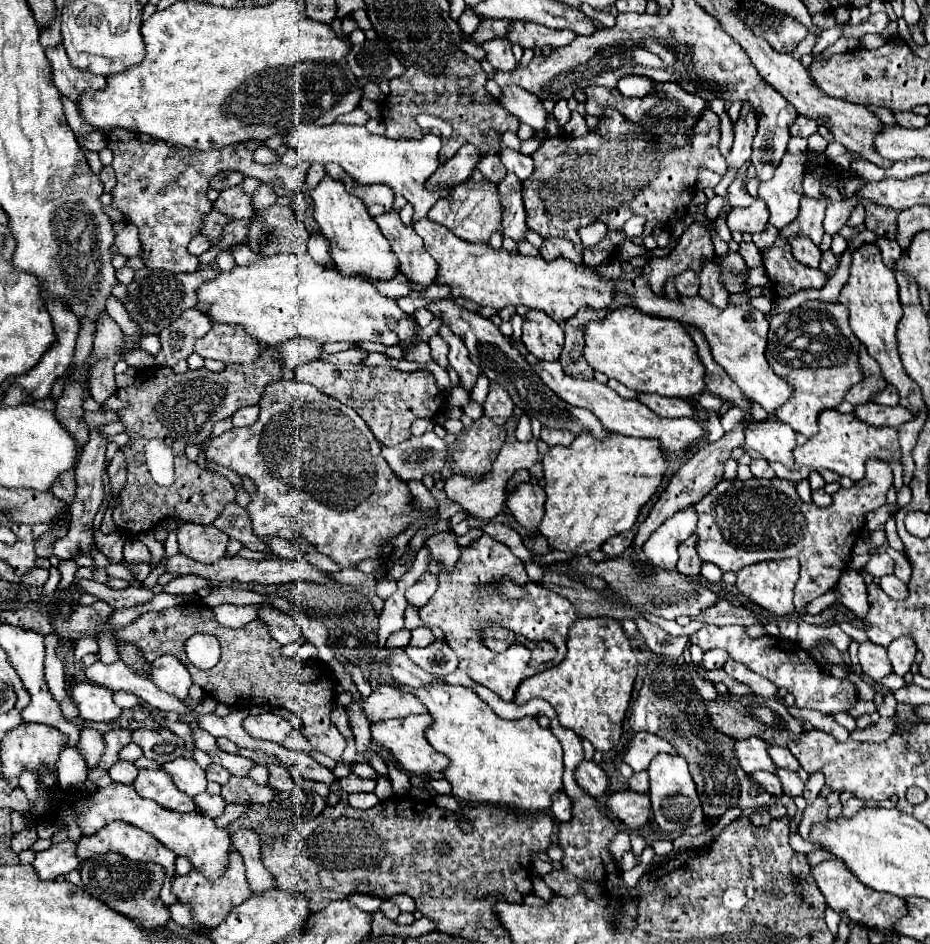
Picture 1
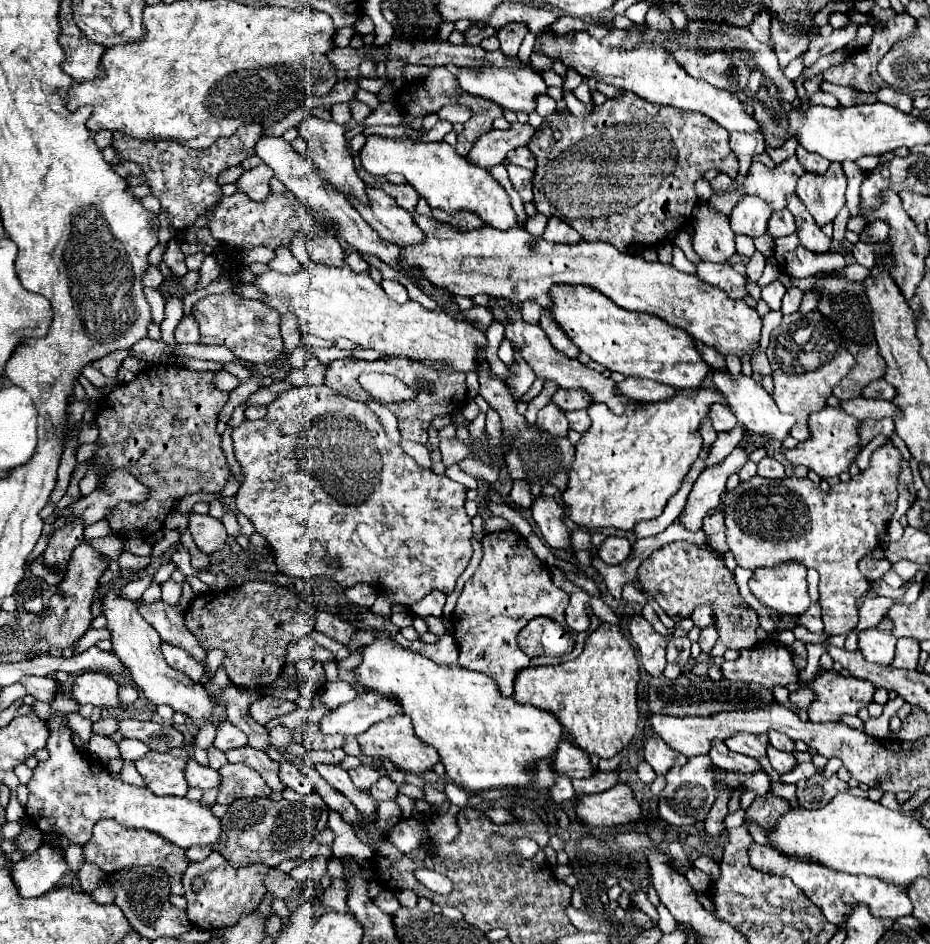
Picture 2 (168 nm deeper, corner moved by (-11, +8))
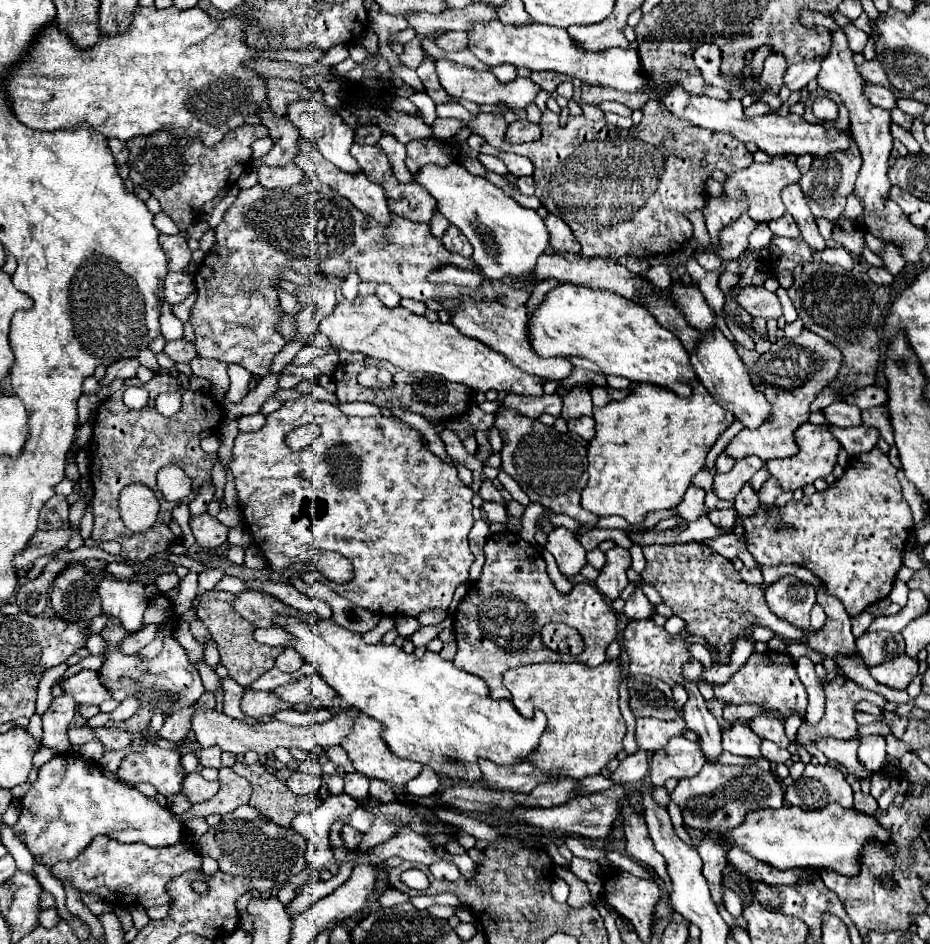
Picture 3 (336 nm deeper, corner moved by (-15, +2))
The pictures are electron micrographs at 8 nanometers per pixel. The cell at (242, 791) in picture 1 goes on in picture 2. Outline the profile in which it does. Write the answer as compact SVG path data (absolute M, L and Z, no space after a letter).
M228 764L228 766L222 766L218 772L222 778L222 788L218 794L220 804L232 804L238 798L272 794L272 790L260 778L260 774L248 768L246 764Z

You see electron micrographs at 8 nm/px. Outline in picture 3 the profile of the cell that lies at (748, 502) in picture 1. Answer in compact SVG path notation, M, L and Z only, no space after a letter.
M874 446L870 452L850 458L842 478L824 492L814 492L810 498L802 498L800 502L792 500L784 508L772 508L770 512L760 506L752 518L744 518L744 530L748 534L748 552L758 560L758 564L776 566L782 562L808 568L826 584L828 594L842 600L850 616L858 616L870 604L890 594L896 582L896 572L902 566L908 534L912 532L912 512L902 498L896 468L888 456Z

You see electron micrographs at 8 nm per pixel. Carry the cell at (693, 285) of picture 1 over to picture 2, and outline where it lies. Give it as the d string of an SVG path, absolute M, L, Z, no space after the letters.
M702 260L700 264L696 264L696 274L700 280L708 282L710 286L716 286L724 292L728 292L730 298L744 298L748 292L744 288L744 278L742 274L734 272L732 266L720 266L714 262L706 262Z

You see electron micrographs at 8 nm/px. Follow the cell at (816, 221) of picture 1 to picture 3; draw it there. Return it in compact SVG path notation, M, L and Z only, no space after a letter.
M850 142L848 150L838 150L838 152L830 152L826 156L814 158L808 174L804 174L798 184L816 218L826 218L832 222L832 220L836 220L836 216L840 216L844 212L846 196L854 190L854 182L856 182L860 164L862 164L862 158L860 158L860 150L856 146L856 142Z

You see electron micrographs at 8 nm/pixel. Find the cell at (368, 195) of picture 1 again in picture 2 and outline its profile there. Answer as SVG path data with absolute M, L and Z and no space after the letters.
M386 182L386 184L380 184L380 188L382 188L384 192L388 192L388 194L390 194L402 208L412 210L412 208L416 206L416 202L418 202L418 194L416 194L416 190L412 190L412 186L408 186L408 184L396 186L396 184Z

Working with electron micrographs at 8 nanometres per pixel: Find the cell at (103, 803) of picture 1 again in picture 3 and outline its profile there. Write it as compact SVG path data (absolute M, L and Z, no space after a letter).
M62 754L42 764L38 770L36 782L32 782L30 790L20 800L20 804L22 804L22 810L12 830L28 846L36 862L46 866L54 866L60 860L76 858L100 834L110 836L122 844L144 842L148 846L172 846L176 842L182 842L182 824L170 814L168 808L162 808L160 804L156 804L154 798L144 796L136 788L124 786L118 780L106 778L94 762L84 762L82 758L74 754Z

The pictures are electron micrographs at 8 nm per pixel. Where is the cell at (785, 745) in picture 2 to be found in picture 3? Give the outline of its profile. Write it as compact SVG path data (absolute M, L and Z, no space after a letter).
M758 714L758 716L754 716L752 722L750 722L750 730L756 732L760 738L772 740L780 748L788 748L788 744L790 744L790 740L784 734L782 720L774 718L772 714Z

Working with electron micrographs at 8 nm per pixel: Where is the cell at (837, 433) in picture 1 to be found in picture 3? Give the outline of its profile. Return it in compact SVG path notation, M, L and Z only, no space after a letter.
M804 422L794 432L794 440L798 444L798 454L796 456L766 462L766 468L768 468L770 476L778 480L778 484L784 492L788 492L788 490L794 492L796 488L804 488L806 484L812 484L816 478L826 478L828 474L832 474L832 470L836 466L836 458L838 458L838 448L840 448L840 442L824 426L814 426L810 422Z

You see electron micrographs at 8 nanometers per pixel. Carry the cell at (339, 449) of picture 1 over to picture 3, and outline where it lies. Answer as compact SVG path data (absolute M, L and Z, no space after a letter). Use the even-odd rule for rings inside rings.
M302 396L300 400L296 402L286 402L282 404L280 410L272 412L270 416L266 416L266 424L258 430L258 432L252 432L252 434L238 434L236 440L234 440L234 448L232 448L232 462L230 462L230 470L234 474L234 480L236 480L236 490L238 490L238 502L240 502L240 510L242 510L242 516L244 516L244 522L246 522L246 528L248 532L252 534L254 542L258 544L258 548L264 552L270 568L274 572L278 572L280 576L286 576L288 572L288 566L294 564L294 562L302 562L302 564L308 564L314 560L314 556L320 552L320 550L334 550L334 552L340 552L344 558L348 558L354 566L354 576L350 582L346 584L336 584L332 580L328 580L322 572L314 572L314 574L308 574L308 580L304 580L306 584L314 584L314 582L320 582L320 584L326 584L330 586L334 592L338 592L340 596L348 598L350 602L354 602L356 606L360 608L366 608L366 610L372 610L372 612L382 612L384 616L400 616L400 614L406 614L406 616L418 616L420 612L424 610L432 610L432 608L442 608L442 610L448 610L450 602L452 602L452 596L454 596L454 590L458 588L458 584L462 584L466 578L468 578L468 570L470 570L470 564L474 562L474 554L470 552L468 548L468 532L474 524L474 518L472 518L472 498L474 498L474 492L470 490L468 484L464 484L460 478L458 478L458 470L452 466L452 464L446 464L440 456L432 454L426 446L426 440L420 436L420 432L416 428L412 428L410 424L402 422L400 418L394 418L394 416L384 416L384 414L376 414L376 416L370 416L370 418L360 418L360 416L346 416L340 412L340 408L336 408L334 404L330 402L320 402L312 396ZM310 422L316 422L322 430L322 452L314 450L312 446L308 448L302 448L300 452L294 452L286 446L284 438L290 430L302 426L302 424L310 424Z

